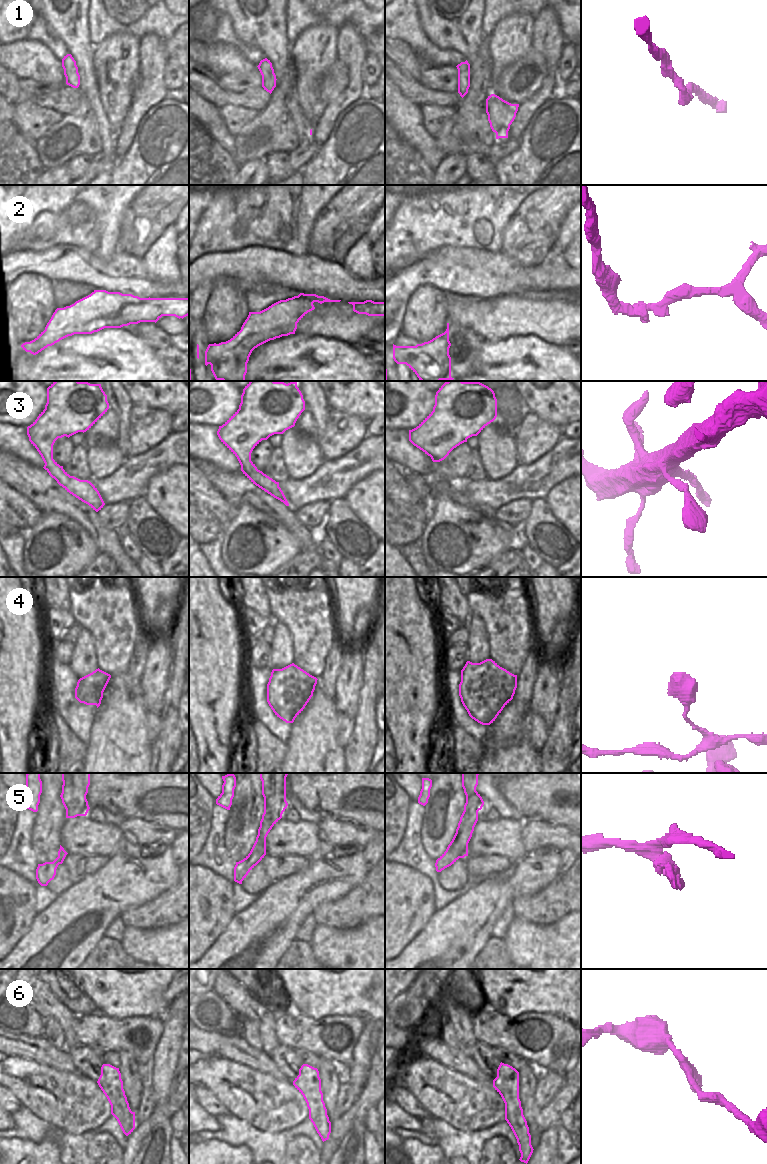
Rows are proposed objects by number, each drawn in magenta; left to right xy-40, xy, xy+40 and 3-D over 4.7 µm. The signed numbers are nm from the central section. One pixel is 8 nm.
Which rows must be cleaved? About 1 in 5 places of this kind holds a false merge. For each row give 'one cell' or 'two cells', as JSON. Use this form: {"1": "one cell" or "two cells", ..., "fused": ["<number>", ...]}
{"1": "one cell", "2": "two cells", "3": "one cell", "4": "two cells", "5": "one cell", "6": "one cell", "fused": ["2", "4"]}

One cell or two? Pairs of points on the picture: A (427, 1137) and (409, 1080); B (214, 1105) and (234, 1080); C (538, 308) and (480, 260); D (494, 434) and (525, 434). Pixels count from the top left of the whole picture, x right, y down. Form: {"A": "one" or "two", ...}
{"A": "two", "B": "two", "C": "two", "D": "two"}

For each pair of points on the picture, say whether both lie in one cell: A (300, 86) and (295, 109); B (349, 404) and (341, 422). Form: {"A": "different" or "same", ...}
{"A": "different", "B": "different"}

